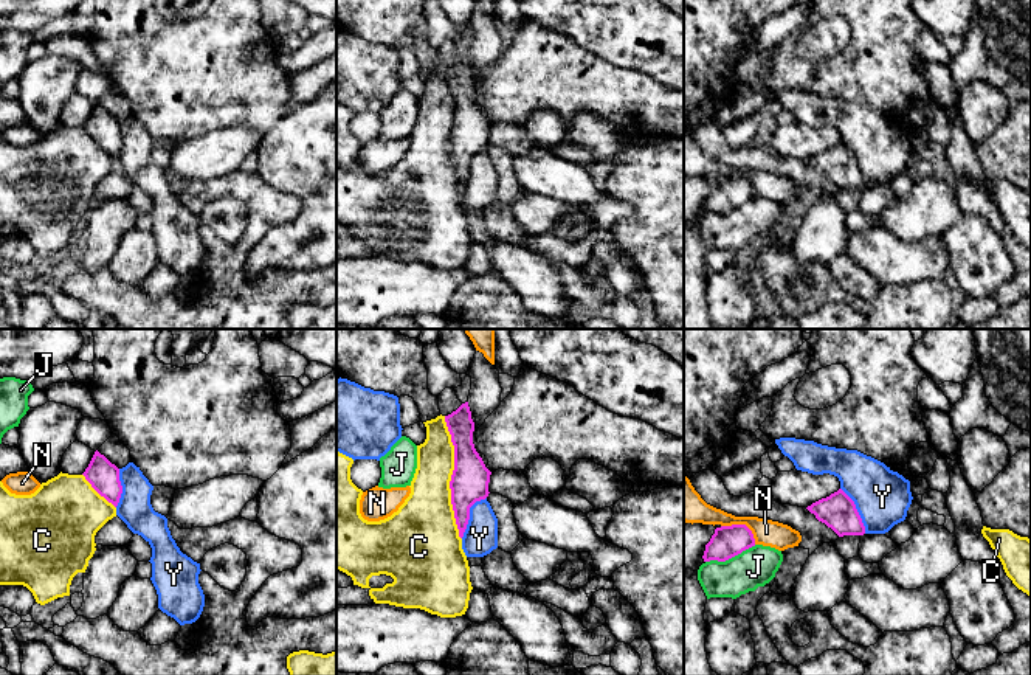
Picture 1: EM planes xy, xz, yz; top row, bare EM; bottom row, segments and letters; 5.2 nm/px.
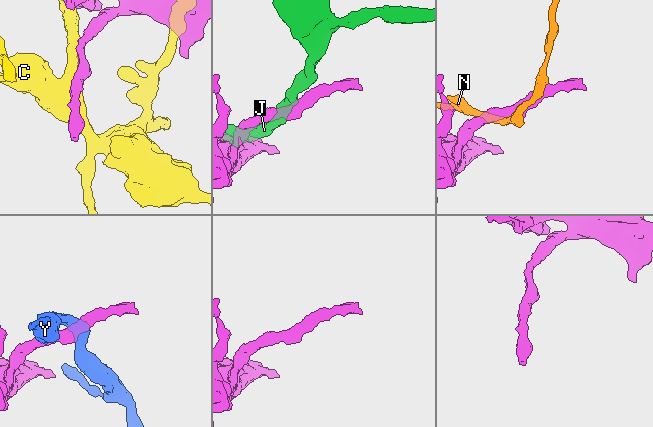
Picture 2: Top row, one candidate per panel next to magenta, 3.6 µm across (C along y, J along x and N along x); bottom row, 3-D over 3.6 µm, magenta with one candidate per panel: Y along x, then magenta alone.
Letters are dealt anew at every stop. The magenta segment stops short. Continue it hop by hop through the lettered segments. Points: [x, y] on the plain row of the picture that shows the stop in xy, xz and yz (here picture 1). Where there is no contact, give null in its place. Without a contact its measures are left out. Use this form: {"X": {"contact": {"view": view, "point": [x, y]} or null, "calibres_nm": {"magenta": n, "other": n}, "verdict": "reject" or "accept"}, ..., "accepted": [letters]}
{"C": {"contact": {"view": "xz", "point": [451, 131]}, "calibres_nm": {"magenta": 200, "other": 280}, "verdict": "reject"}, "J": {"contact": {"view": "yz", "point": [731, 210]}, "calibres_nm": {"magenta": 160, "other": 200}, "verdict": "reject"}, "N": {"contact": {"view": "yz", "point": [743, 177]}, "calibres_nm": {"magenta": 160, "other": 140}, "verdict": "reject"}, "Y": {"contact": {"view": "xz", "point": [468, 168]}, "calibres_nm": {"magenta": 200, "other": 180}, "verdict": "reject"}, "accepted": []}

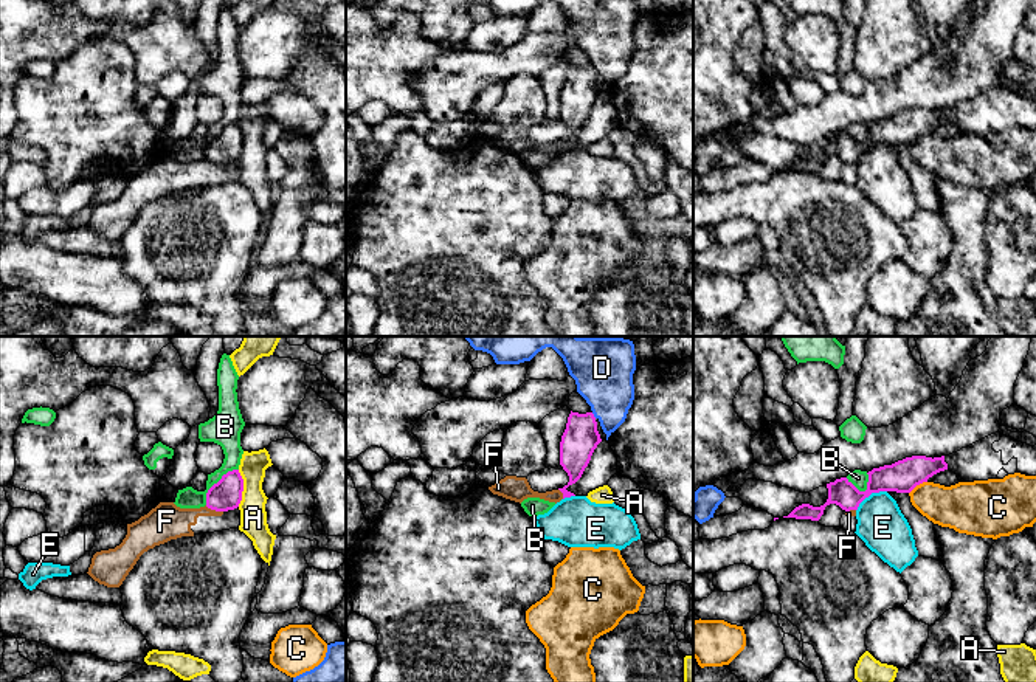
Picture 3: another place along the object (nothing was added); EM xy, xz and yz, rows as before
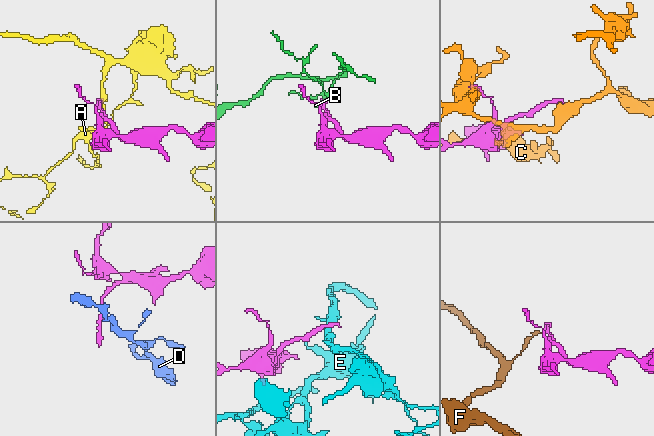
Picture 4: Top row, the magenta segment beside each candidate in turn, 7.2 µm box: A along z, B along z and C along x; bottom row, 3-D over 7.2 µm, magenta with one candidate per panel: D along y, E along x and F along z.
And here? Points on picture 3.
{"A": {"contact": {"view": "xy", "point": [242, 141]}, "calibres_nm": {"magenta": 160, "other": 140}, "verdict": "reject"}, "B": {"contact": {"view": "xy", "point": [217, 135]}, "calibres_nm": {"magenta": 160, "other": 130}, "verdict": "reject"}, "C": {"contact": {"view": "yz", "point": [917, 137]}, "calibres_nm": {"magenta": 170, "other": 240}, "verdict": "reject"}, "D": {"contact": {"view": "xz", "point": [593, 68]}, "calibres_nm": {"magenta": 190, "other": 300}, "verdict": "reject"}, "E": {"contact": {"view": "yz", "point": [869, 148]}, "calibres_nm": {"magenta": 170, "other": 240}, "verdict": "reject"}, "F": {"contact": {"view": "xy", "point": [214, 161]}, "calibres_nm": {"magenta": 160, "other": 190}, "verdict": "reject"}, "accepted": []}

